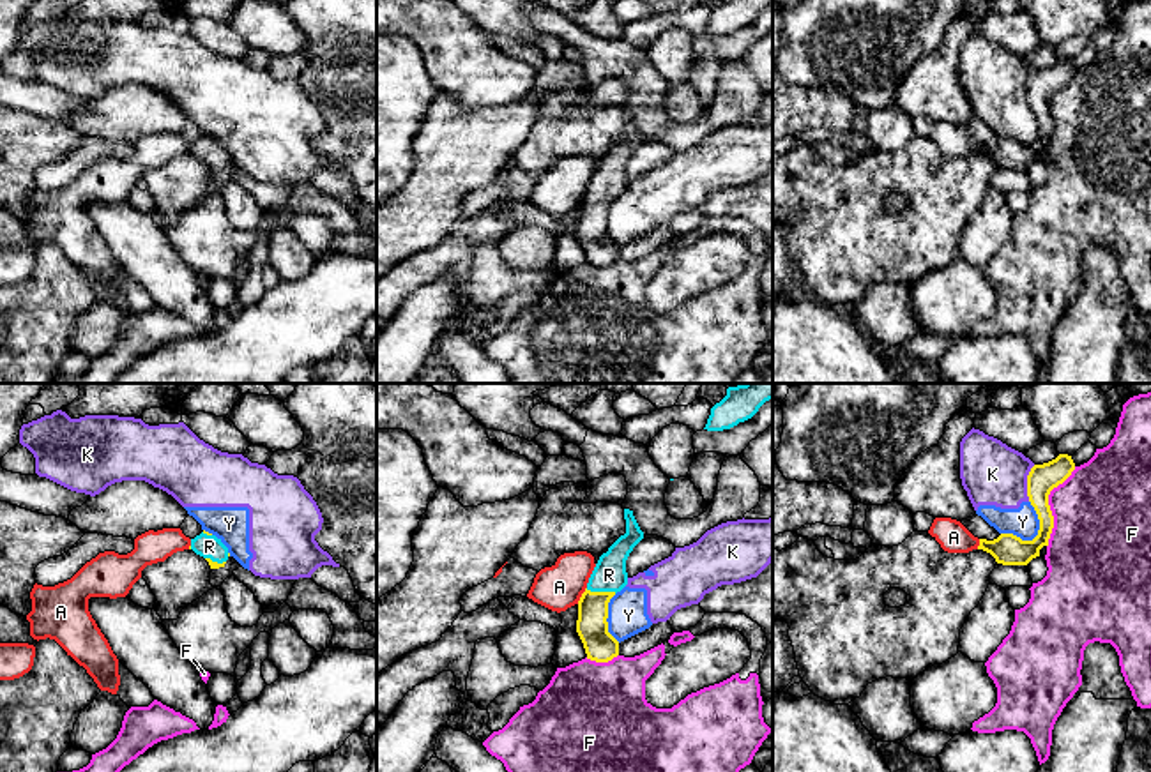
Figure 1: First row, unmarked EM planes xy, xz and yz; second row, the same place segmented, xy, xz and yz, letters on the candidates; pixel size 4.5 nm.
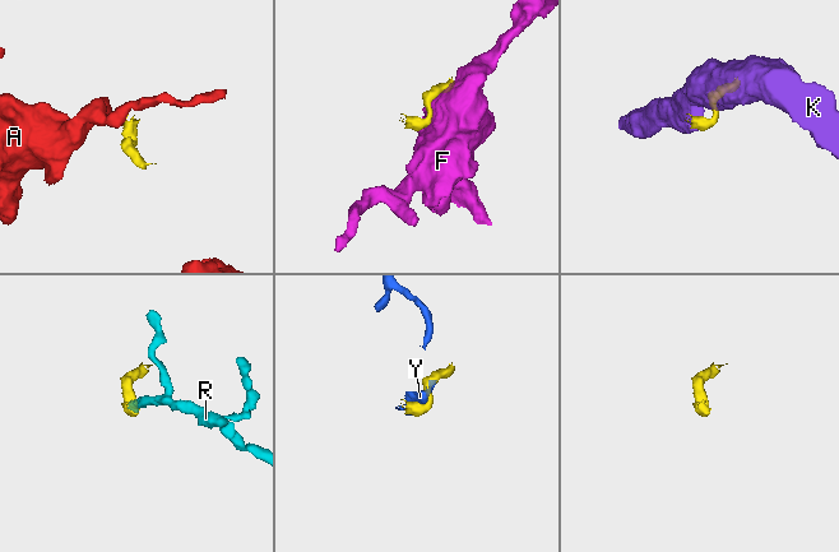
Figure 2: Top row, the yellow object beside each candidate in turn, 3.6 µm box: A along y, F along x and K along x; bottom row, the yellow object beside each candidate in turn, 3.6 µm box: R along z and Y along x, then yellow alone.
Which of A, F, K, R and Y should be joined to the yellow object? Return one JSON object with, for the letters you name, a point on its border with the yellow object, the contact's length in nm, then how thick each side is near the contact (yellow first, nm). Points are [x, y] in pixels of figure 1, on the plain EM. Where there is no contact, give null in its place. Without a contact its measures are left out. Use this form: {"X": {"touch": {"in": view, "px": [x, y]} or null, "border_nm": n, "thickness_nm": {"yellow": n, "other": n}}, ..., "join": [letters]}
{"R": {"touch": {"in": "xz", "px": [602, 196]}, "border_nm": 140, "thickness_nm": {"yellow": 150, "other": 150}}, "join": ["R"]}

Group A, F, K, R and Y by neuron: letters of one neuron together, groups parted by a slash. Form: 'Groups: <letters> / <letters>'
Groups: A / F / K Y / R

